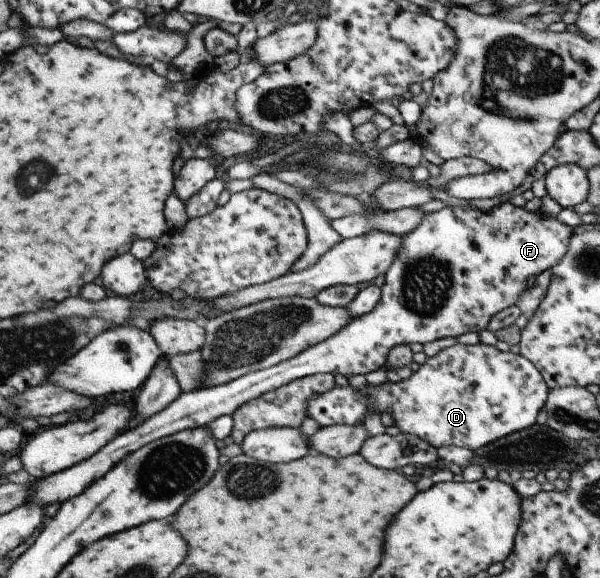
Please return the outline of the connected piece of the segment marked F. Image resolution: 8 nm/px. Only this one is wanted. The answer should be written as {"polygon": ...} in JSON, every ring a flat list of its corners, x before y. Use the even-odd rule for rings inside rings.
{"polygon":[[511,202,495,206,487,212,477,204,467,207,448,206,436,212,428,212,419,228,415,228,411,234,404,234,403,246,397,253,393,266,386,274,381,300,373,312,355,318,350,326,343,328,339,334,304,350,293,360,286,360,273,368,246,374,227,384,181,393,181,396,178,396,177,400,169,404,165,410,157,412,149,420,145,420,137,427,131,427,117,438,113,438,93,458,76,464,68,471,36,479,36,484,31,486,31,496,29,496,27,504,50,506,57,503,62,505,67,500,83,494,86,488,103,478,129,454,137,452,139,448,147,446,150,442,187,429,207,426,223,415,233,415,241,405,263,396,265,392,285,386,293,380,317,373,341,374,345,378,357,374,364,375,385,368,389,355,396,346,413,342,424,345,441,339,457,338,467,332,479,334,488,328,489,323,499,312,519,303,521,294,525,292,525,288,528,288,529,278,538,277,542,272,553,269,565,258,573,234,573,228,563,224,561,220,557,220,557,217,549,218,539,211,527,212,525,208,517,207]]}

